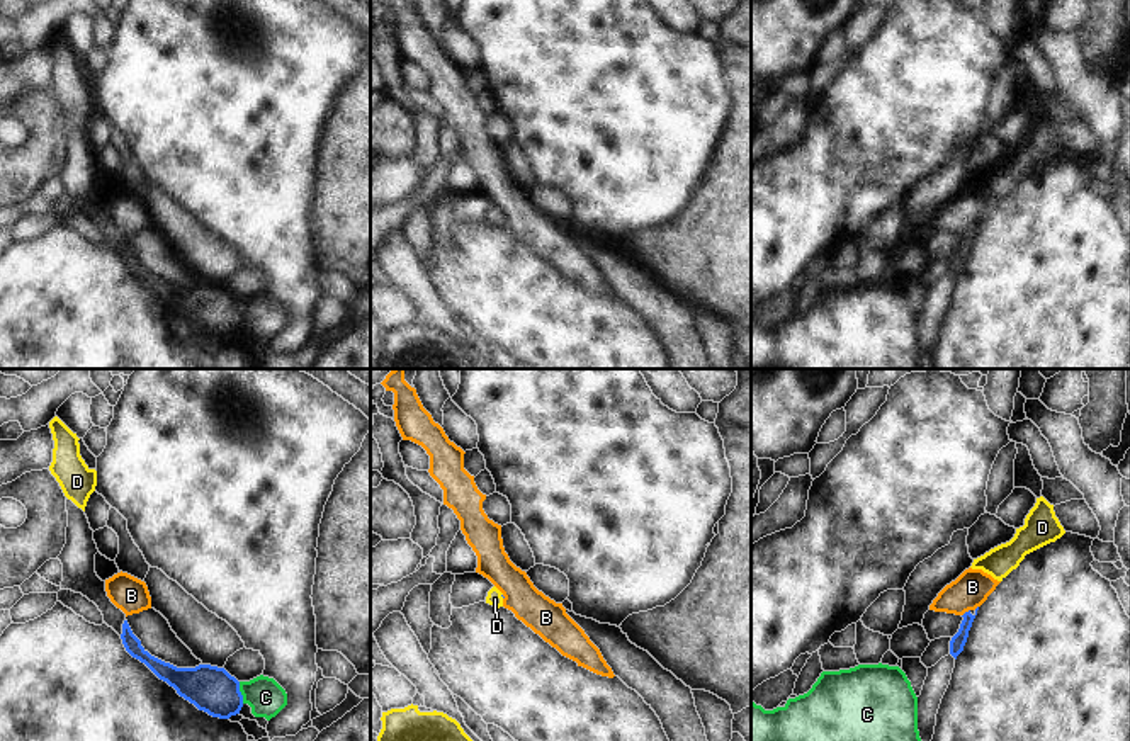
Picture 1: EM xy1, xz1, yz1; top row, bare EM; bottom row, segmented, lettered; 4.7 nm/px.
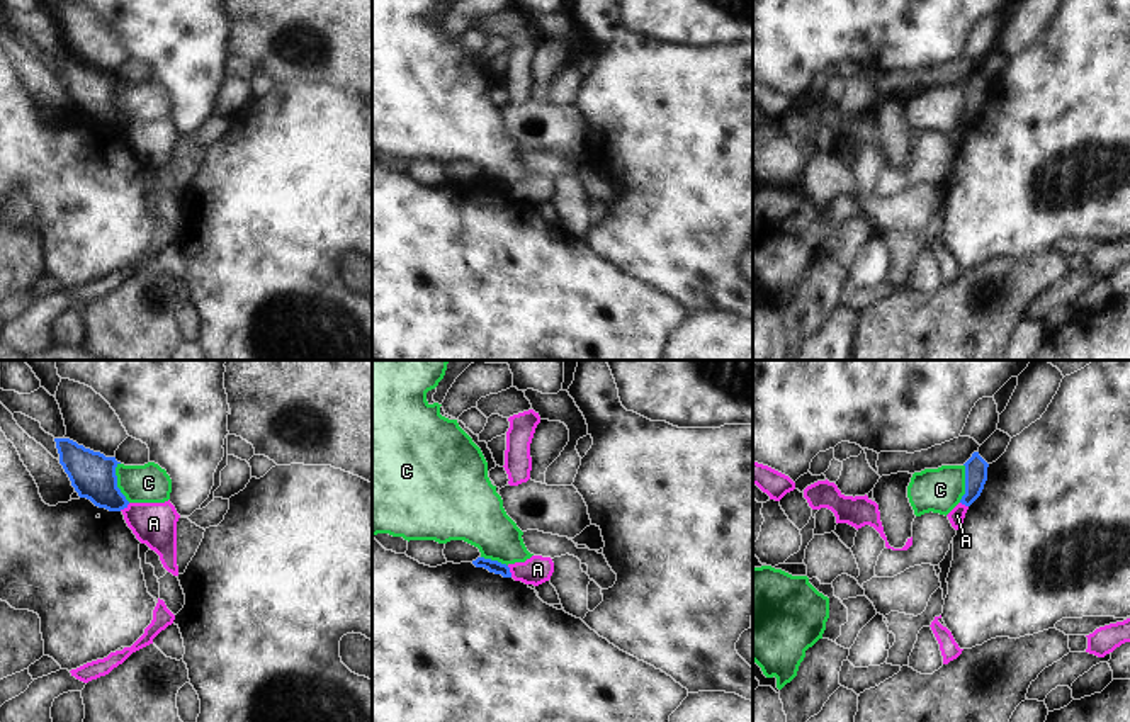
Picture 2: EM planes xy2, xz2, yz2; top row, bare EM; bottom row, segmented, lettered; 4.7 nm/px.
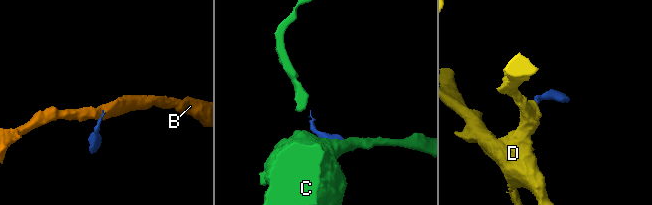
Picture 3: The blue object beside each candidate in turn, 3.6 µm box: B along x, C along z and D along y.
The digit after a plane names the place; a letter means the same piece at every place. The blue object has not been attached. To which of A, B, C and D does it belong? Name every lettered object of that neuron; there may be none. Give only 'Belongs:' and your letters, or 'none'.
Belongs: D

